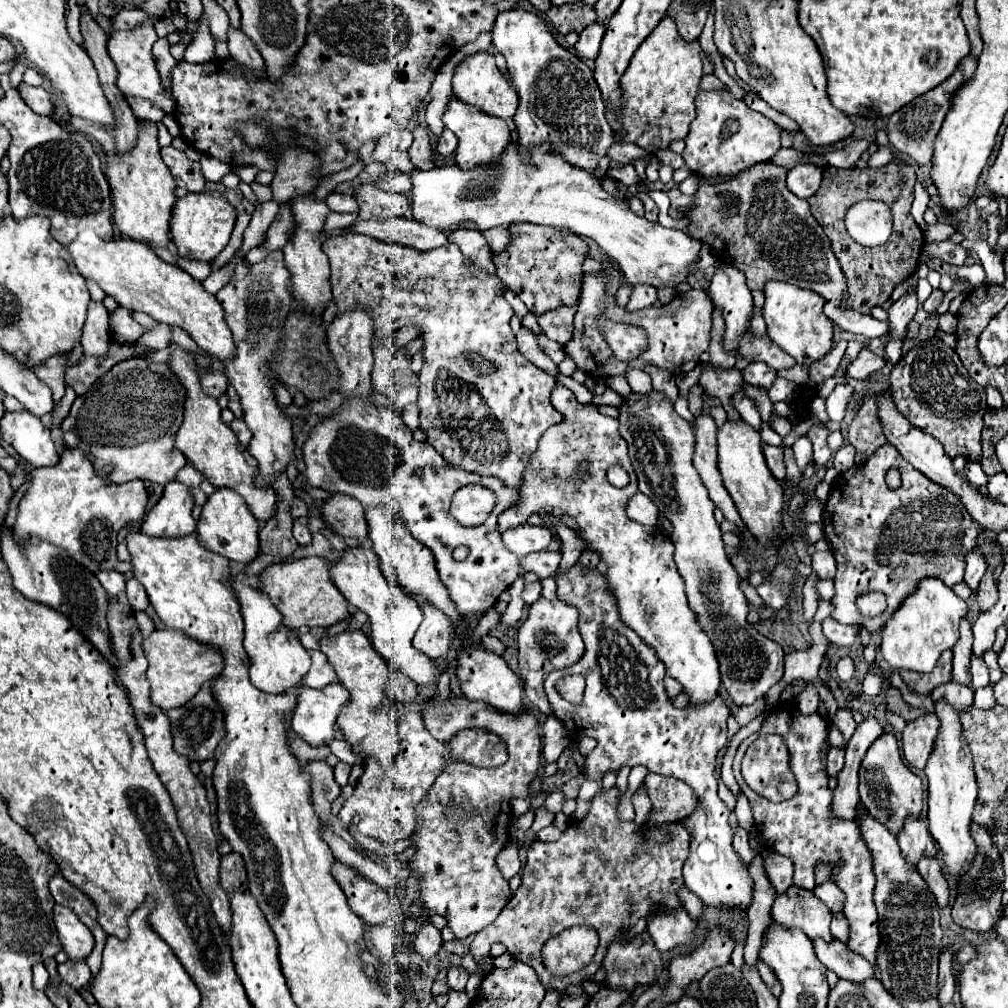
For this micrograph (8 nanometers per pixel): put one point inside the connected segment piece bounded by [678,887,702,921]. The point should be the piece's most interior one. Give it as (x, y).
(689, 901)

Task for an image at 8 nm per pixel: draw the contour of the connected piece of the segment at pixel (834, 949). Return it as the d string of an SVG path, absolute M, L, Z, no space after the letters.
M824 939L812 941L814 953L830 971L834 971L840 979L848 979L852 983L862 983L868 977L876 977L874 967L860 955L848 951L848 947L840 941L826 943Z

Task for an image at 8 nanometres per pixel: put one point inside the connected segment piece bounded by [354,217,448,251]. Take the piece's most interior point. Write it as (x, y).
(408, 232)

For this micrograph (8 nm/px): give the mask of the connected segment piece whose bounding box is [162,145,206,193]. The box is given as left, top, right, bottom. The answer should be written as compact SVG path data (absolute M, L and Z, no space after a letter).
M172 145L162 147L162 159L168 165L168 169L170 169L170 173L172 173L178 187L182 187L186 191L194 191L194 193L204 189L206 179L202 175L200 163L190 161L184 151L174 149Z

